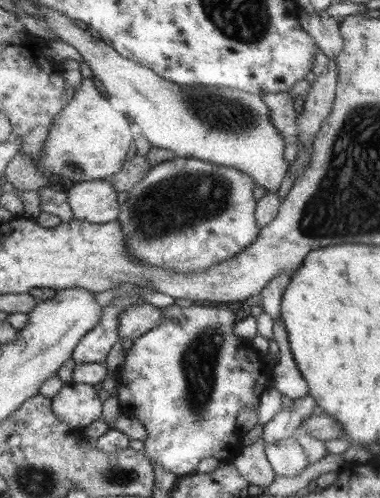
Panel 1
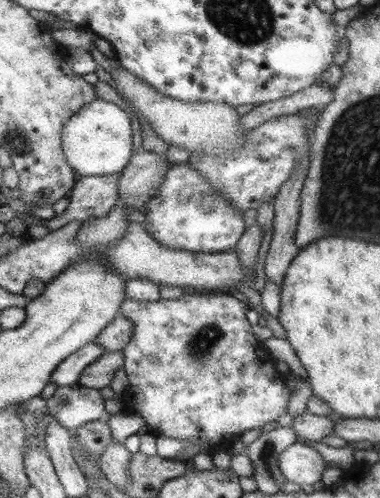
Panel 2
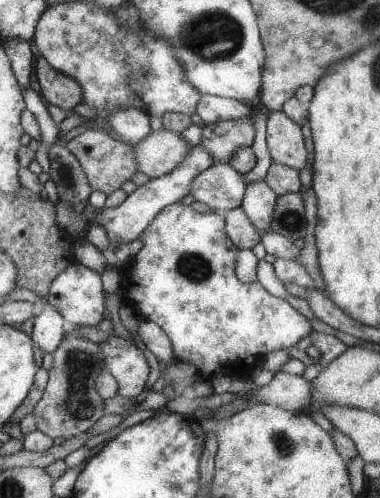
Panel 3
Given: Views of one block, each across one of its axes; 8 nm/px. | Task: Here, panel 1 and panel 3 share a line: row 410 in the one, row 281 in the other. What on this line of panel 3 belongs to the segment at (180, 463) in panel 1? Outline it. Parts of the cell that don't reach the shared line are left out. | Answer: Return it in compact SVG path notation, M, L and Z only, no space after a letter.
M175 202L157 212L149 226L141 232L141 250L129 258L121 268L123 300L131 304L145 322L155 322L173 344L173 362L187 362L197 368L197 376L213 380L215 376L233 376L247 380L269 352L293 348L301 338L309 336L313 328L309 320L291 308L285 300L271 296L259 282L243 284L235 276L235 260L239 248L225 232L223 212L197 214L191 206Z

